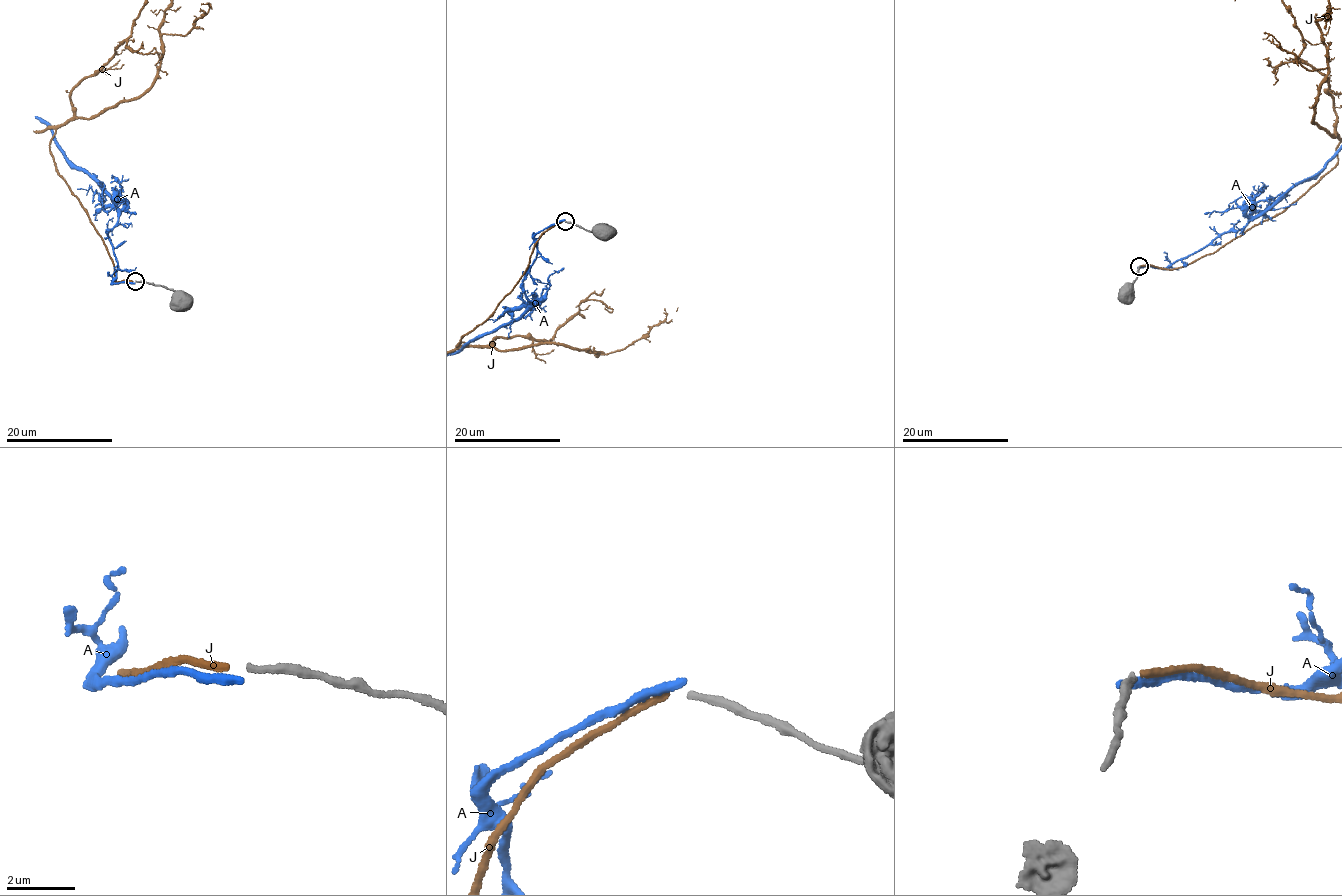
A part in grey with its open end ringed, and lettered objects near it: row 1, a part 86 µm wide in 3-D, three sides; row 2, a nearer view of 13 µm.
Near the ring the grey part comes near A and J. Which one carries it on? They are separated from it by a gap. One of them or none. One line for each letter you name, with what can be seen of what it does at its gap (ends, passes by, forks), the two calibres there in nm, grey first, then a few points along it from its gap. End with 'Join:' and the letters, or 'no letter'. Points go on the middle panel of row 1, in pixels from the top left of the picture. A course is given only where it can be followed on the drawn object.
J: it ends there; 200 nm thick on the grey side, 190 nm on the other
Join: J

